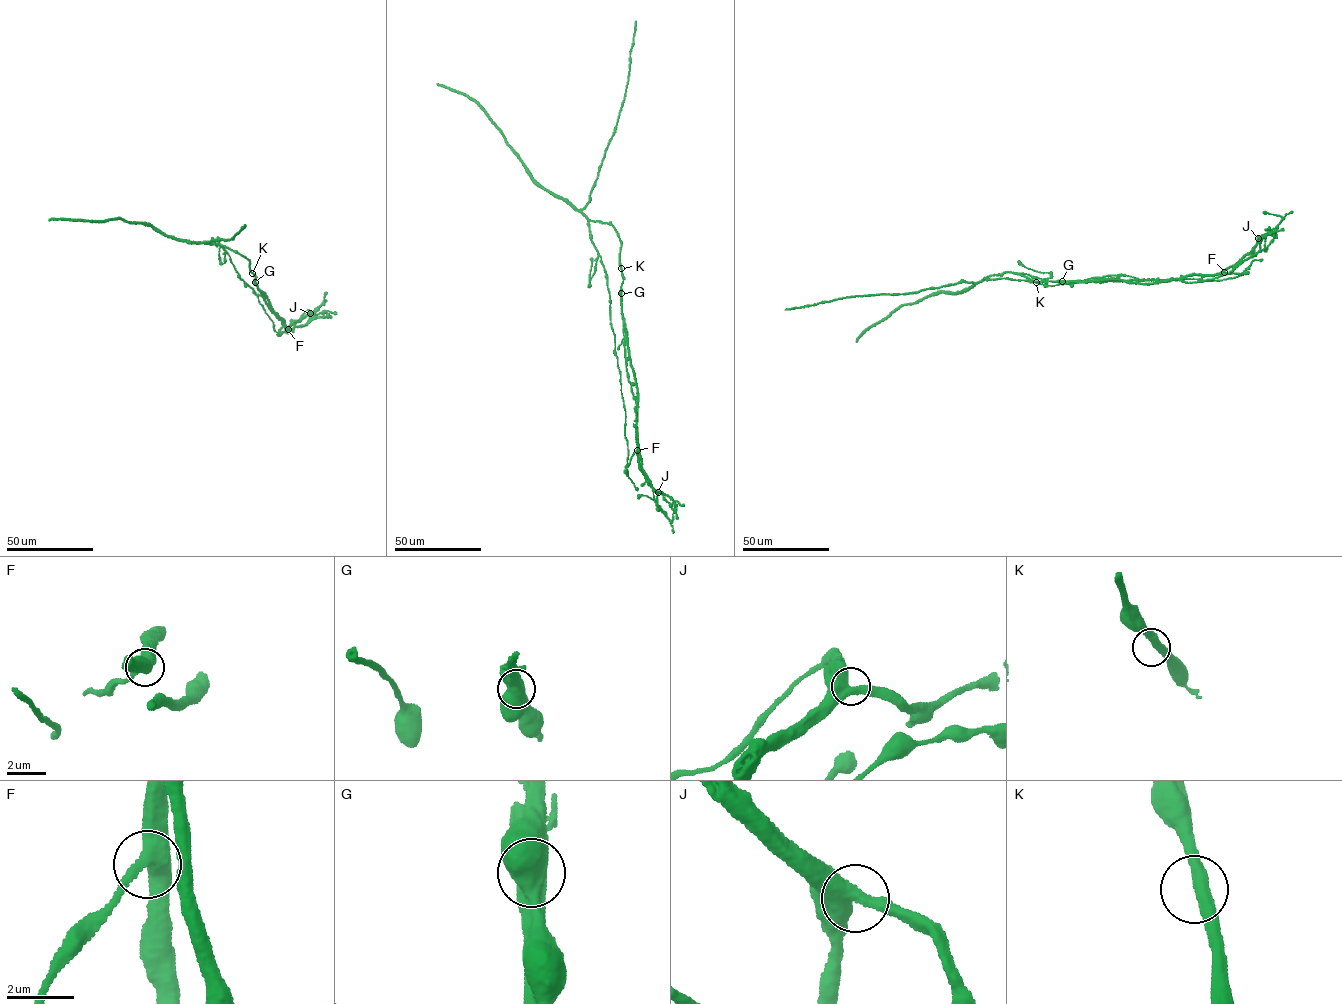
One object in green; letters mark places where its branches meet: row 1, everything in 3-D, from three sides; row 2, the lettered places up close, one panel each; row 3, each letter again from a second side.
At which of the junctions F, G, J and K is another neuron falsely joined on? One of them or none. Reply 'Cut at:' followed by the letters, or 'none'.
Cut at: G

